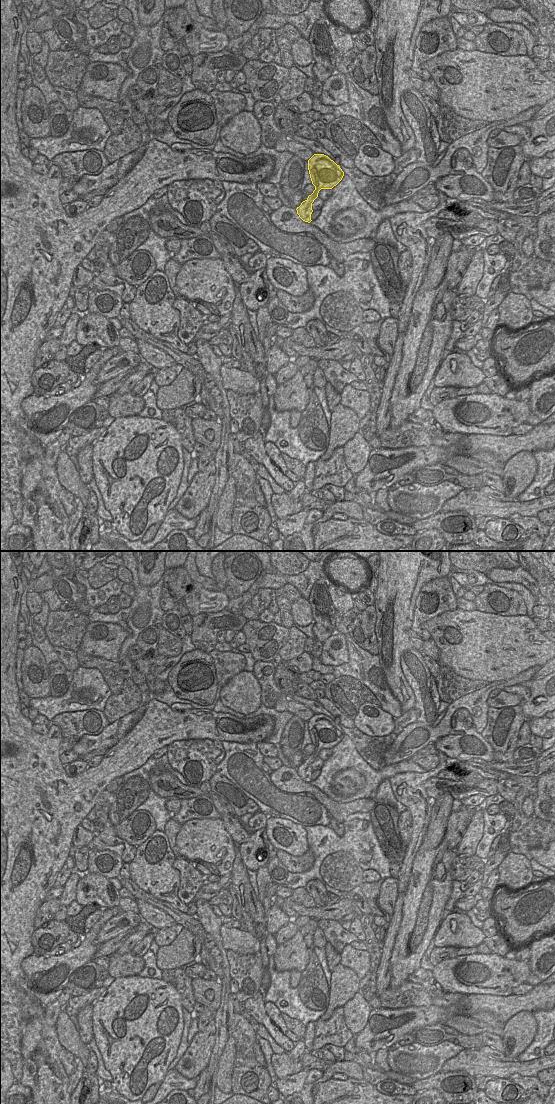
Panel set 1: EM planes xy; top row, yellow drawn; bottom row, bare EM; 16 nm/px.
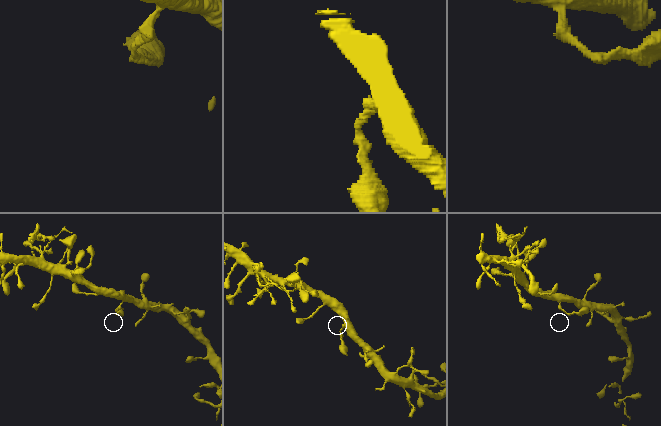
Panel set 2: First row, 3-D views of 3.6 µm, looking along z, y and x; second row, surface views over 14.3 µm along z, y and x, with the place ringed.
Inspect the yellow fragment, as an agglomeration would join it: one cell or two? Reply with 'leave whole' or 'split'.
leave whole

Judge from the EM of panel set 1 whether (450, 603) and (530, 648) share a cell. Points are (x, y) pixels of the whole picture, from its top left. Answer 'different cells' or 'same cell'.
different cells

